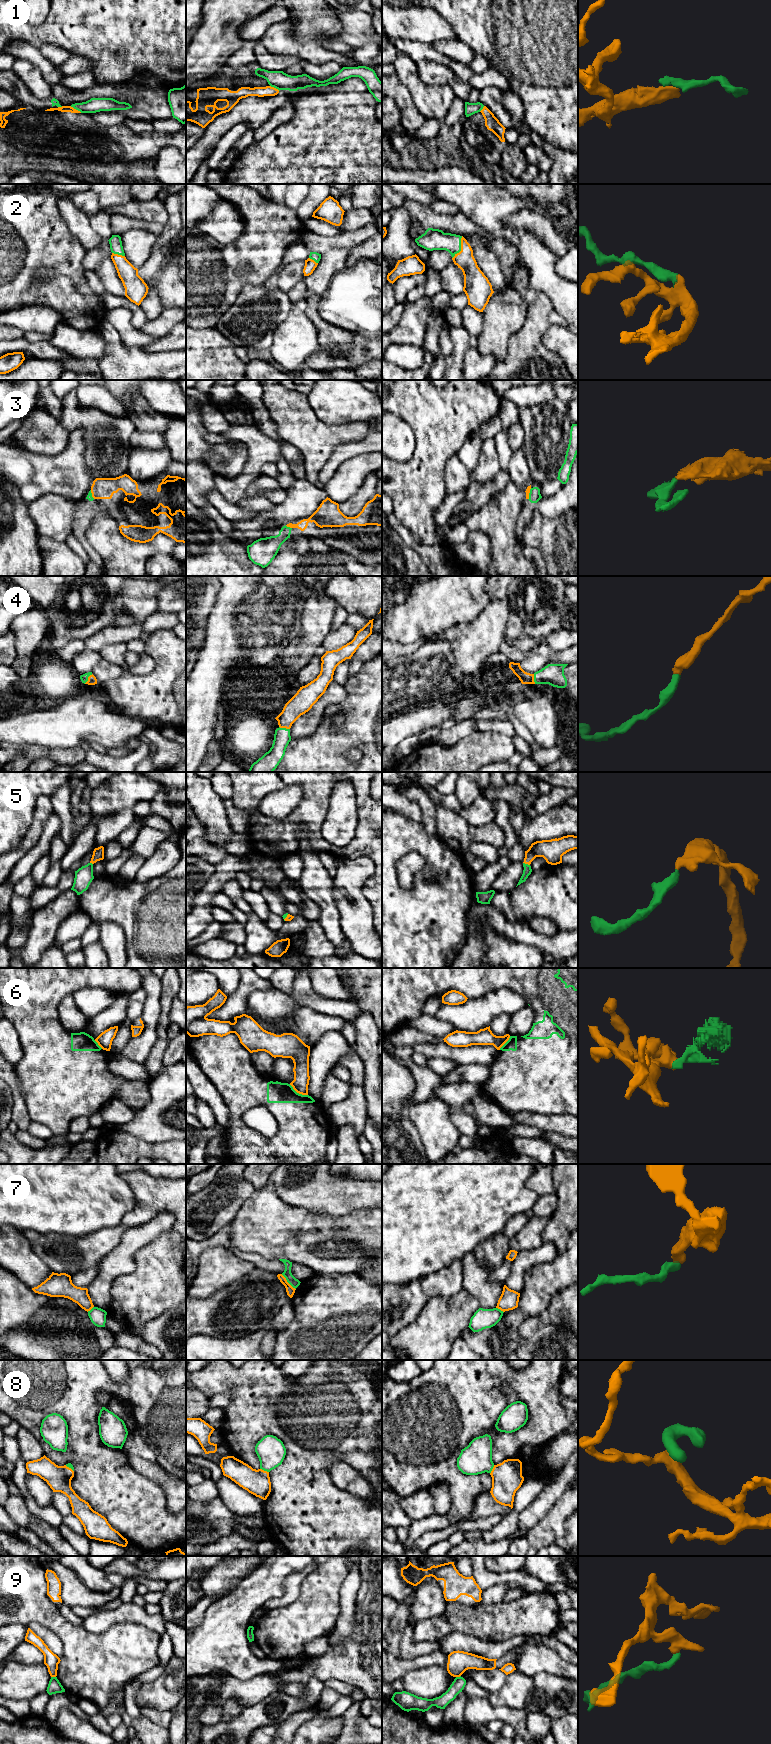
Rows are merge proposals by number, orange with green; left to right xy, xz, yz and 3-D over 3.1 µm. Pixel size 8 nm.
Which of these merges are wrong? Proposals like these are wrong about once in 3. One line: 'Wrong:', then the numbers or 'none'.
Wrong: 1, 6, 7, 9

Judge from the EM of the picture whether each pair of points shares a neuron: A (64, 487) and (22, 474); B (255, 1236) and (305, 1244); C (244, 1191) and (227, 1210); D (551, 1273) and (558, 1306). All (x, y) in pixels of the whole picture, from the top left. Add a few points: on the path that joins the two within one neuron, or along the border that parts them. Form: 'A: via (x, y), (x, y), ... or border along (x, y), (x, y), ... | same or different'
A: via (54, 477), (52, 475), (32, 474) | same
B: via (267, 1236), (293, 1236) | same
C: via (239, 1196), (230, 1205) | same
D: border along (567, 1286), (558, 1291), (540, 1312) | different

